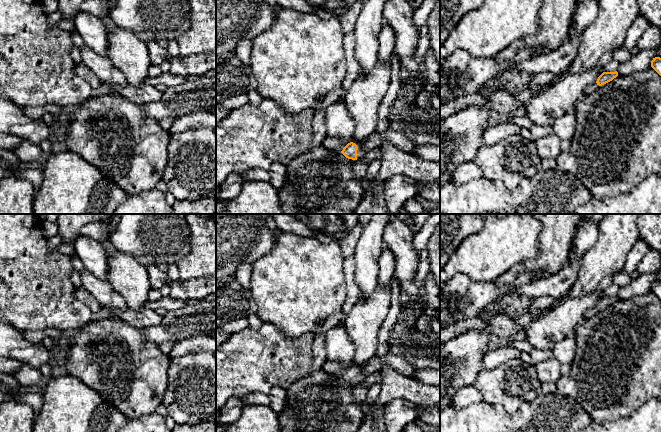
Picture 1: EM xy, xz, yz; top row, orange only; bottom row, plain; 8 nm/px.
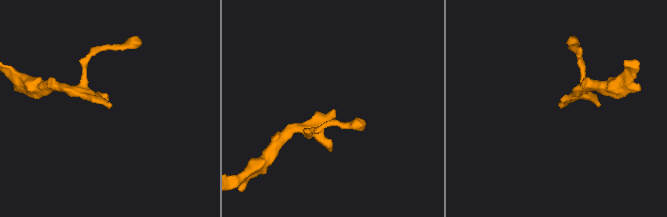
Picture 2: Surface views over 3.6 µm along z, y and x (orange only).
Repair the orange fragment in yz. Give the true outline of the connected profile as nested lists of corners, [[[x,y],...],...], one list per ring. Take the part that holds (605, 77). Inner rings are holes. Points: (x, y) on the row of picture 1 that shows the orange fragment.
[[[603,72],[594,84],[590,84],[585,89],[585,95],[594,93],[600,86],[612,81],[618,76],[618,72]]]

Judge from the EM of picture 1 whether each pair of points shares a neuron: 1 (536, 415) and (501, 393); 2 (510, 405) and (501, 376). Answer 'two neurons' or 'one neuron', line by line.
1: two neurons
2: one neuron

